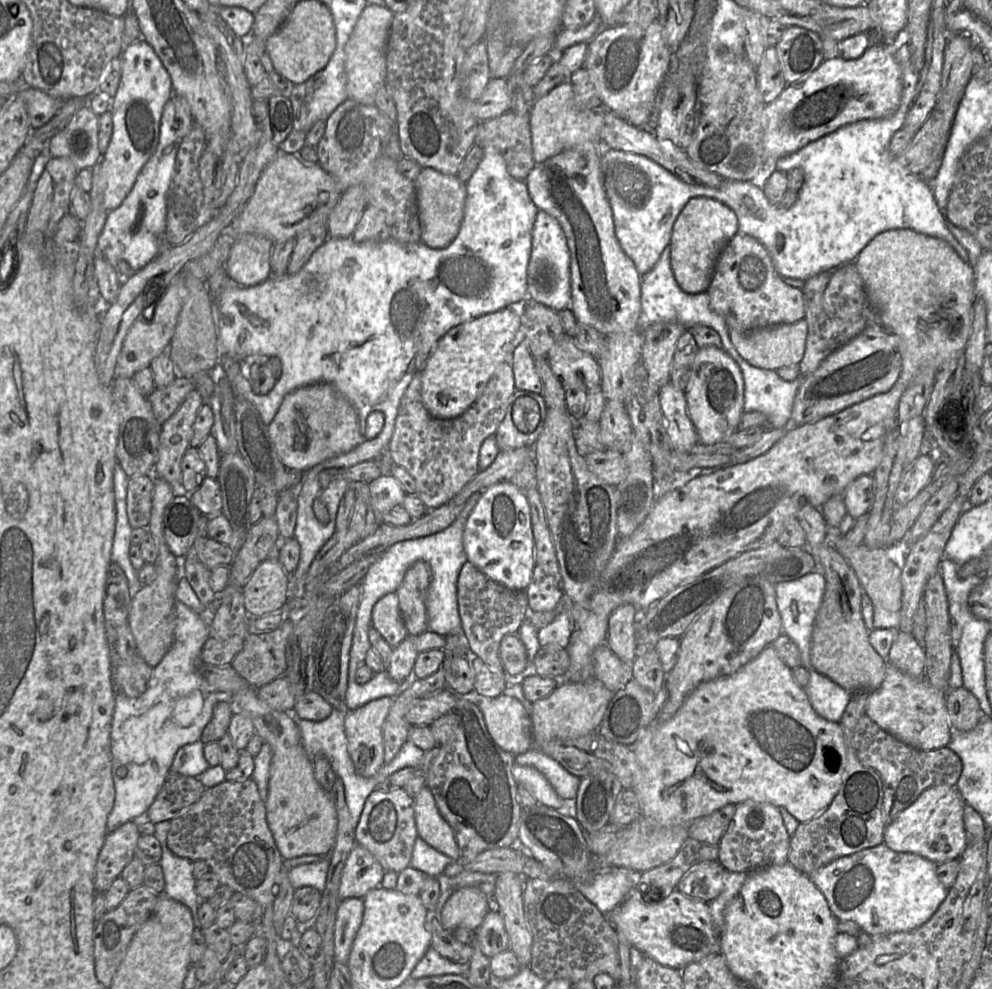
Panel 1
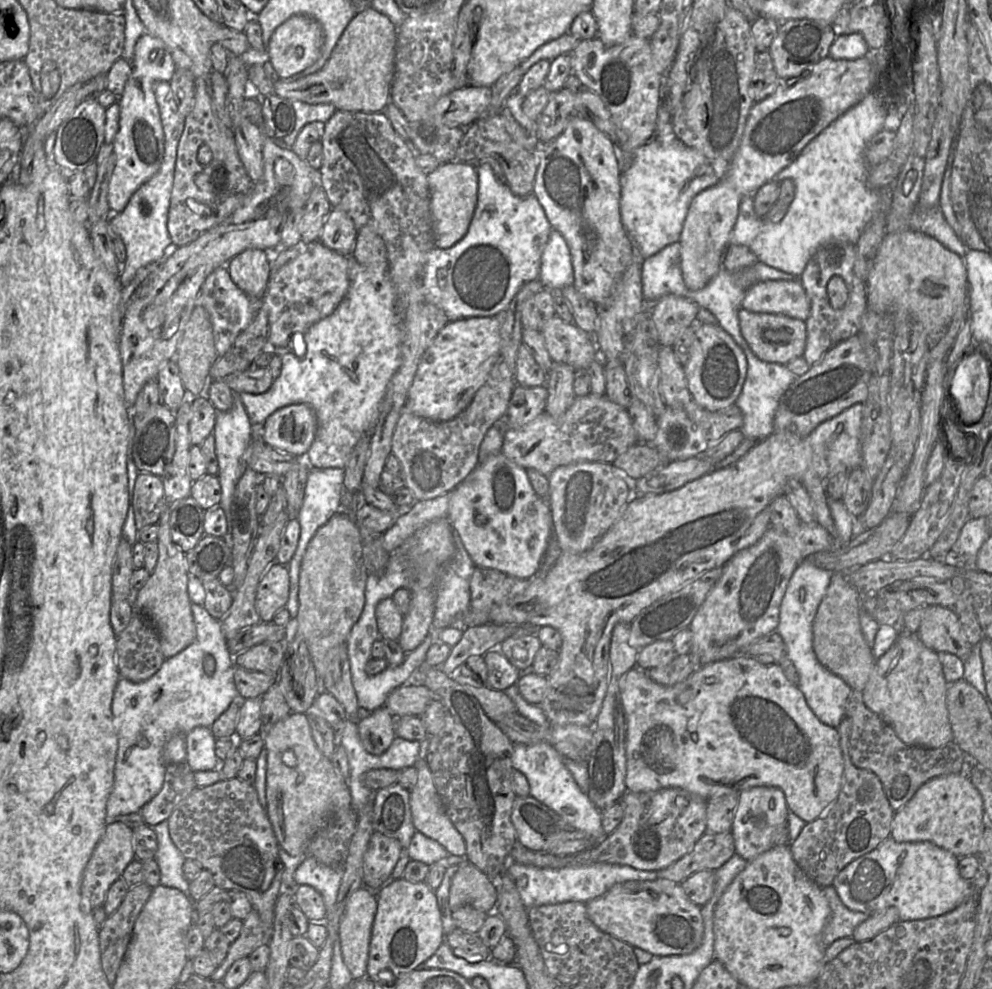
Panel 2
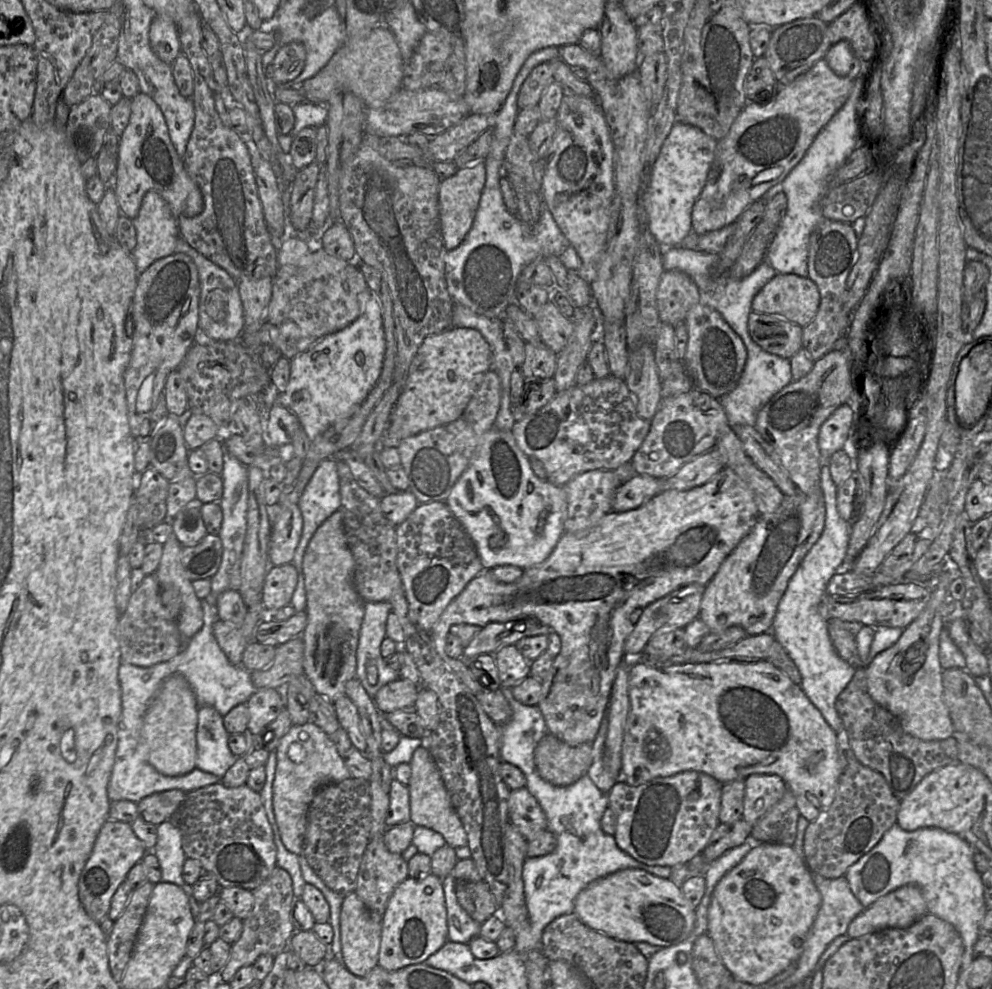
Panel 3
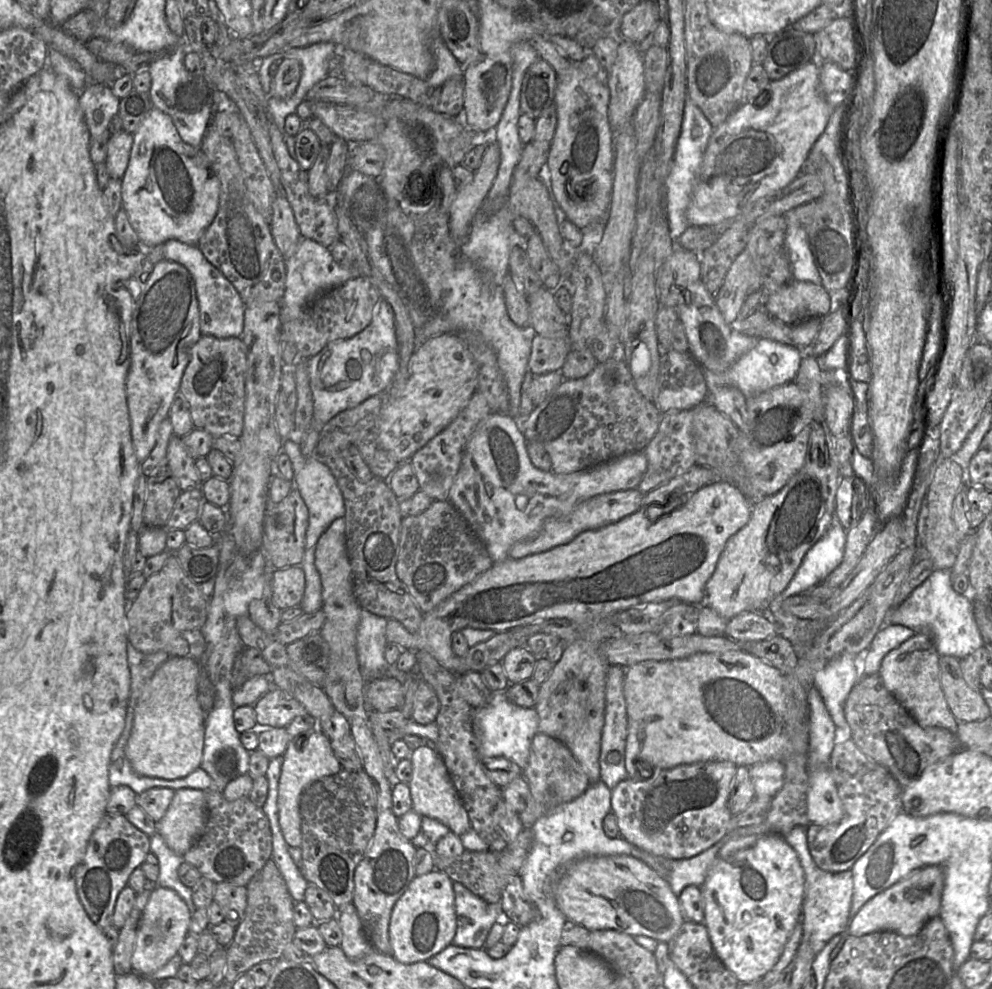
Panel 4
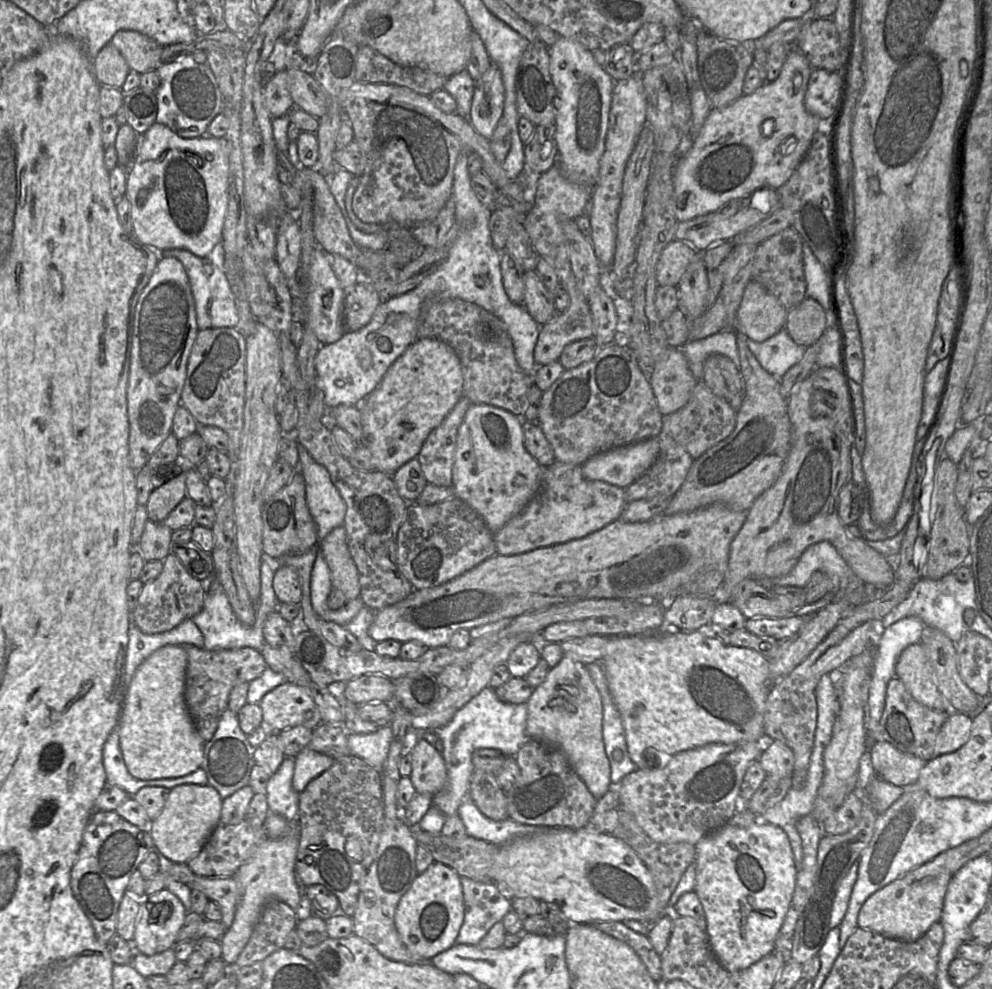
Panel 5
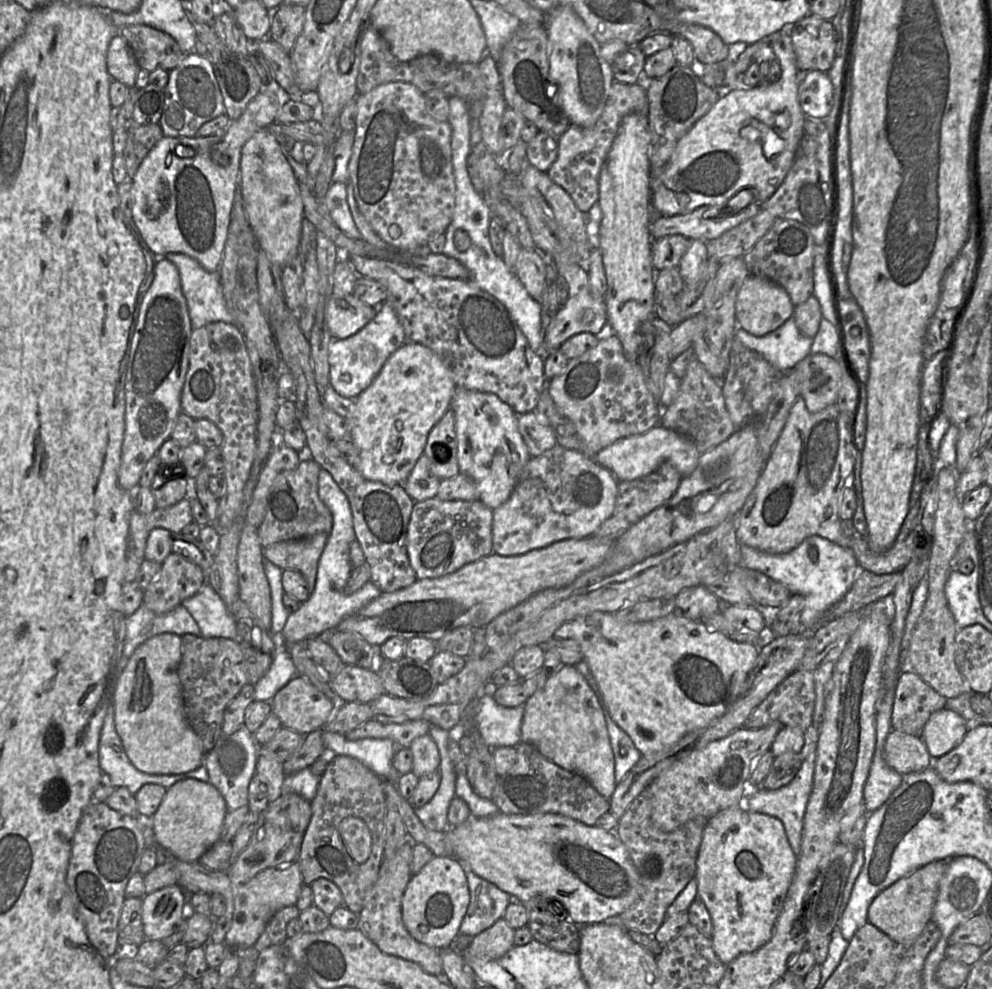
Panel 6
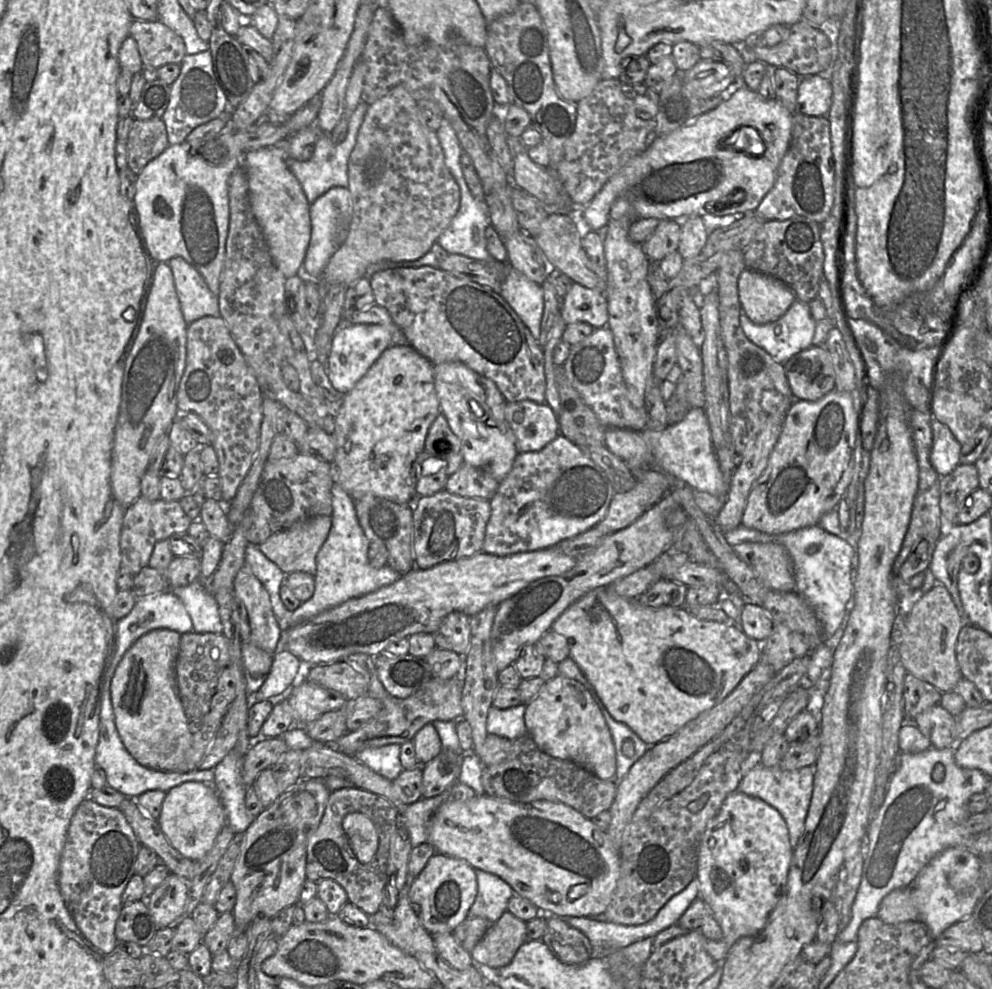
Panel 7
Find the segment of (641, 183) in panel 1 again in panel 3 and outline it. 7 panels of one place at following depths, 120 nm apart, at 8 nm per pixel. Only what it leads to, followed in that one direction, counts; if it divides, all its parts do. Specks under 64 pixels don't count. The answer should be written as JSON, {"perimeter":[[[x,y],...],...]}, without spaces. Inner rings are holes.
{"perimeter":[[[676,121],[665,139],[644,193],[651,233],[662,247],[679,246],[692,230],[692,209],[714,161],[717,141],[700,128]]]}

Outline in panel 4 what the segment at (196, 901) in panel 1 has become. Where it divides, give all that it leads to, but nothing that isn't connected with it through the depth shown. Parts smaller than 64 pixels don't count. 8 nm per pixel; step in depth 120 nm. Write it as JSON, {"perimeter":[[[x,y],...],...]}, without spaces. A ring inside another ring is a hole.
{"perimeter":[[[158,833],[150,837],[150,852],[159,862],[159,876],[155,884],[177,892],[192,914],[197,909],[192,901],[192,890],[183,885],[178,878],[178,867],[184,861],[183,857],[169,849]]]}

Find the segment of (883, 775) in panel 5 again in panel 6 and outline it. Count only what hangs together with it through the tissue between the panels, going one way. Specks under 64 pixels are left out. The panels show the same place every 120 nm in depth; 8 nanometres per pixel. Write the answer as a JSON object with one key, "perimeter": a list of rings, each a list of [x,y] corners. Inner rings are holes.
{"perimeter":[[[892,730],[884,745],[886,763],[902,776],[932,766],[932,757],[922,737]]]}

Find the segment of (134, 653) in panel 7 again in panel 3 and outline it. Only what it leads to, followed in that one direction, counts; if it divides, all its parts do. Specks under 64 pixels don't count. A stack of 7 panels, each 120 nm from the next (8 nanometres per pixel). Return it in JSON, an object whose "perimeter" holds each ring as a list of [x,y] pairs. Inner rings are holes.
{"perimeter":[[[173,674],[163,682],[151,701],[143,722],[148,762],[158,773],[177,777],[196,768],[198,710],[195,694],[183,675]]]}

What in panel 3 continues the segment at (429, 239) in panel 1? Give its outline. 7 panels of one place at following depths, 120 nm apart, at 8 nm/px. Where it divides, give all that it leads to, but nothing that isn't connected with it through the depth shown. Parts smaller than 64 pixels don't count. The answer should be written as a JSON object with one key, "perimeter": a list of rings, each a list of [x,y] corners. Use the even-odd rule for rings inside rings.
{"perimeter":[[[485,162],[471,164],[451,177],[441,180],[439,186],[439,213],[441,233],[448,251],[459,246],[470,231],[486,181]]]}

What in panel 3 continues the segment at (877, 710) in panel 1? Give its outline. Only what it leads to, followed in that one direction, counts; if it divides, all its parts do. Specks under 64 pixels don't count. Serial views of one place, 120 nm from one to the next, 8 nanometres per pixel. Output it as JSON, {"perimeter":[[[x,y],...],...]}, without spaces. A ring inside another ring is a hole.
{"perimeter":[[[950,566],[950,568],[947,571],[943,571],[939,577],[937,577],[933,583],[928,584],[929,587],[932,589],[932,593],[930,596],[930,599],[925,607],[925,609],[922,611],[920,616],[914,620],[909,626],[907,626],[904,630],[902,635],[900,636],[899,640],[890,648],[880,652],[870,663],[867,667],[865,667],[865,673],[866,673],[866,679],[867,679],[867,689],[870,697],[880,706],[887,709],[889,712],[891,712],[894,716],[896,716],[903,728],[903,730],[910,734],[911,736],[914,736],[916,738],[919,738],[924,741],[933,741],[933,740],[943,740],[947,739],[955,733],[955,729],[949,714],[948,707],[944,700],[944,693],[943,693],[943,669],[941,667],[941,664],[939,662],[939,643],[940,643],[940,634],[942,629],[945,627],[945,605],[950,600],[949,599],[949,586],[952,580],[955,578],[955,576],[959,576],[956,573],[956,570],[953,566]]]}

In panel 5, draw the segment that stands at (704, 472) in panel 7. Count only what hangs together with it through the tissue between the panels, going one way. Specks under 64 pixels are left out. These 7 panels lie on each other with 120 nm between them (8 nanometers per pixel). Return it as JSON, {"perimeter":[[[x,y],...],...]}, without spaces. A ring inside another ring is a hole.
{"perimeter":[[[653,437],[600,453],[581,465],[588,480],[599,480],[626,488],[642,476],[659,453],[659,440]]]}

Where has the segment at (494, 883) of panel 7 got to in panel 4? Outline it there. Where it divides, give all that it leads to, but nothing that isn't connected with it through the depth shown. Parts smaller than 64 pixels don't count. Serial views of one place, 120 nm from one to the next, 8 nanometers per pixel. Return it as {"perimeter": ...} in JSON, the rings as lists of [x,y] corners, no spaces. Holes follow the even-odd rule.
{"perimeter":[[[453,882],[457,930],[452,943],[465,948],[484,948],[495,922],[502,918],[501,903],[488,903],[459,882]]]}

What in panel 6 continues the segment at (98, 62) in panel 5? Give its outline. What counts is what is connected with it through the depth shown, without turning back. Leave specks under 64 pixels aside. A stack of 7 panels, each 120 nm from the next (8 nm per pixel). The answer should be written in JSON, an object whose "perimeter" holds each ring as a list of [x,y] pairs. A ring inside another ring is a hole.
{"perimeter":[[[118,34],[111,39],[107,50],[106,64],[112,80],[117,80],[127,87],[135,86],[140,67],[123,36]]]}

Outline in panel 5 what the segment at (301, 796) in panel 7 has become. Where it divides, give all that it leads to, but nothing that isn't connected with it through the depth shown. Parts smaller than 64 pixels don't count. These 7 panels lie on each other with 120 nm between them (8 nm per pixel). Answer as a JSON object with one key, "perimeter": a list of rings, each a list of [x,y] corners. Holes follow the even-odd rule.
{"perimeter":[[[298,825],[293,832],[281,838],[267,838],[233,875],[238,886],[238,900],[232,925],[220,940],[221,958],[226,964],[234,964],[247,944],[264,905],[270,899],[277,899],[289,905],[294,911],[301,900],[301,888],[295,871],[296,854],[299,845]]]}

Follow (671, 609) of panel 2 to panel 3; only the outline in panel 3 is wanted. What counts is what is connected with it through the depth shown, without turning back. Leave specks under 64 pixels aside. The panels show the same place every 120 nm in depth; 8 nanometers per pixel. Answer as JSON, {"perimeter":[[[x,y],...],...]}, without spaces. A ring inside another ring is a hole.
{"perimeter":[[[698,583],[687,584],[646,606],[634,625],[634,629],[626,638],[626,655],[630,657],[643,656],[644,647],[653,635],[662,631],[684,628],[687,624],[698,618],[704,591],[705,586],[703,585]]]}

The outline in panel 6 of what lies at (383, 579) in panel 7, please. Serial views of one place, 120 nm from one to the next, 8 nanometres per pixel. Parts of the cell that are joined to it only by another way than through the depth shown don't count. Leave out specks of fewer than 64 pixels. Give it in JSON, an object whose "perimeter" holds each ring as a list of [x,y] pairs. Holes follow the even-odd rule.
{"perimeter":[[[321,468],[318,477],[318,495],[331,511],[333,525],[318,563],[314,591],[307,601],[301,603],[296,612],[288,616],[281,631],[284,642],[291,644],[304,643],[305,645],[309,638],[319,636],[325,631],[334,630],[342,620],[355,614],[382,594],[380,589],[371,581],[366,582],[351,595],[344,594],[344,587],[353,570],[349,557],[350,544],[356,541],[350,503],[332,475],[323,468]]]}

